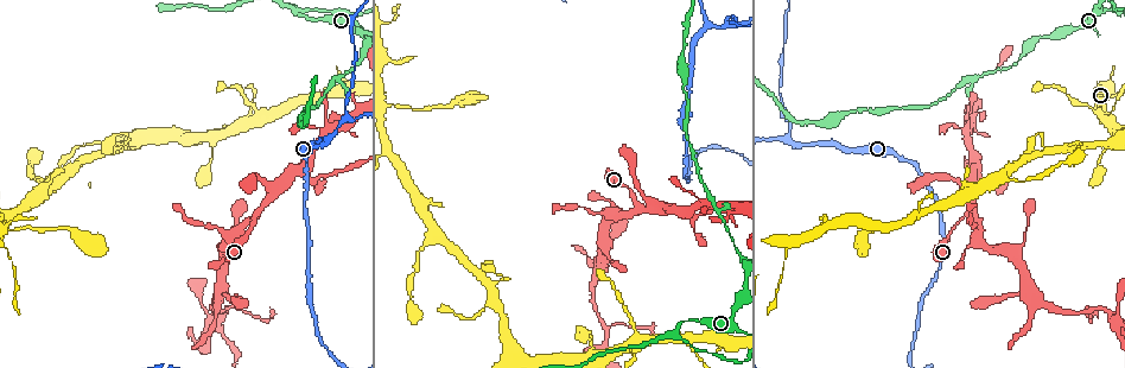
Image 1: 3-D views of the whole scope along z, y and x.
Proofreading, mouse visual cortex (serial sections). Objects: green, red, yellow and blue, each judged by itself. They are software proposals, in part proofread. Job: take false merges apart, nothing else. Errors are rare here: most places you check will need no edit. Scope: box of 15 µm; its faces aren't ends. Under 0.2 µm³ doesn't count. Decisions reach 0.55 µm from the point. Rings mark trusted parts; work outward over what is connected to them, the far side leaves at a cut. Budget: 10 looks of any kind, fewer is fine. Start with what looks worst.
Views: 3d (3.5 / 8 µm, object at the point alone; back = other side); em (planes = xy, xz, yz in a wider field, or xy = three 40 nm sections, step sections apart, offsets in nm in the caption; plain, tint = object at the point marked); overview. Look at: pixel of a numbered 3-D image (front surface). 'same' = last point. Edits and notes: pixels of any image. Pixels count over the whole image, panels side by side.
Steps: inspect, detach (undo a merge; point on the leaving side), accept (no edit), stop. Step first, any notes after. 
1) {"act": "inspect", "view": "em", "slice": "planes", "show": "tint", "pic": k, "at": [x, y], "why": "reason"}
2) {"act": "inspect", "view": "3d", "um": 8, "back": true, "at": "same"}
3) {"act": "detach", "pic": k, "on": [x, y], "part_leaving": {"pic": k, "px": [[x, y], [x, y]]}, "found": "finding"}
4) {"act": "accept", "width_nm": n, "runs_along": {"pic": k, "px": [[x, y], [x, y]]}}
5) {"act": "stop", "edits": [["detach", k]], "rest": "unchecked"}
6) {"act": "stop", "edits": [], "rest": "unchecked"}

{"act": "inspect", "view": "3d", "um": 3.5, "pic": 1, "at": [785, 120], "why": "arms part here"}

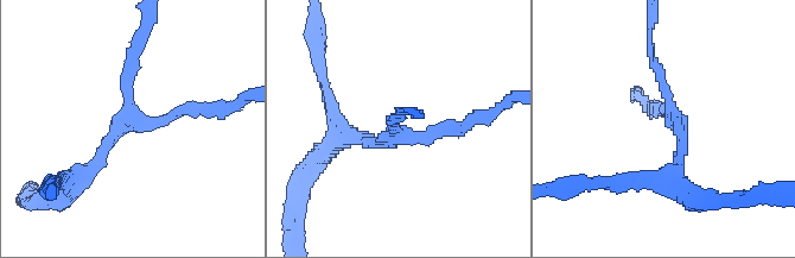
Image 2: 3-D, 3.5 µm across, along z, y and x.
{"act": "inspect", "view": "em", "slice": "xy", "step": 1, "show": "tint", "pic": 2, "at": [125, 123], "arms": 3, "arm_widths_nm": [150, 150, 250], "why": "shape alone is not enough"}

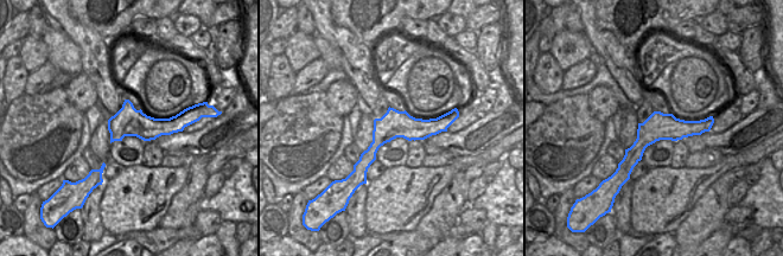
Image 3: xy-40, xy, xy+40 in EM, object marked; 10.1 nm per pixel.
{"act": "accept", "found": "continuous, no second cell"}

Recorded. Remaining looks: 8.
{"act": "inspect", "view": "3d", "um": 3.5, "back": true, "pic": 1, "at": [1097, 11], "why": "three arms meet"}

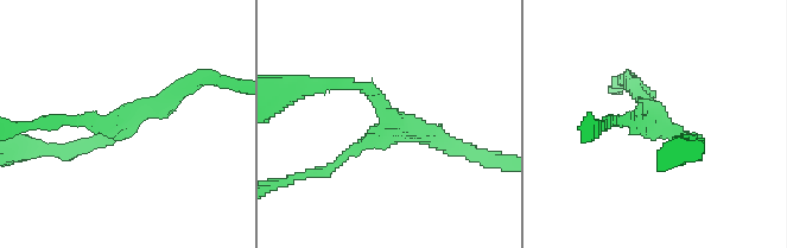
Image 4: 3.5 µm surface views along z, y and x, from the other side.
{"act": "inspect", "view": "em", "slice": "xy", "step": 5, "show": "tint", "pic": 4, "at": [656, 124], "arms": 3, "arm_widths_nm": [150, 150, 250]}

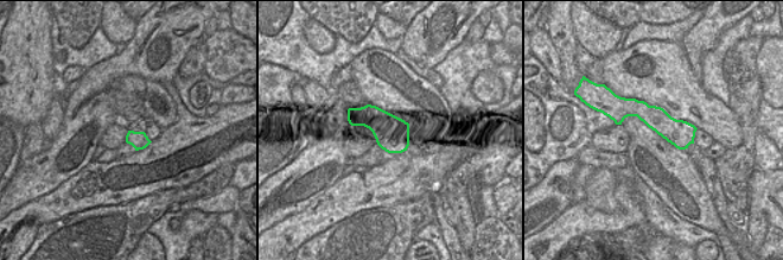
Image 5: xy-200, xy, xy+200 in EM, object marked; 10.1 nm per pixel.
{"act": "accept", "found": "one cell here"}

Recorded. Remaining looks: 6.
{"act": "inspect", "view": "em", "slice": "xy", "step": 5, "show": "tint", "pic": 1, "at": [952, 233], "why": "calibre changes"}

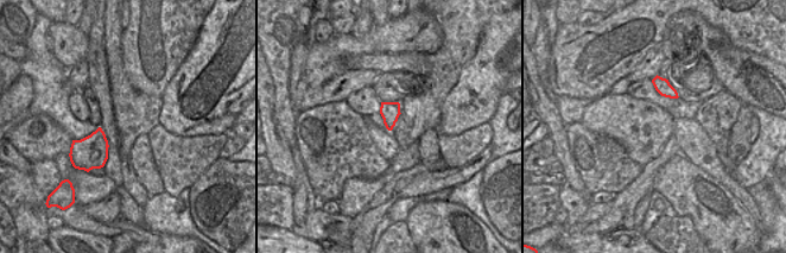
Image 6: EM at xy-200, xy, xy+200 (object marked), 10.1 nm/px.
{"act": "inspect", "view": "3d", "um": 3.5, "at": "same", "why": "wider look"}

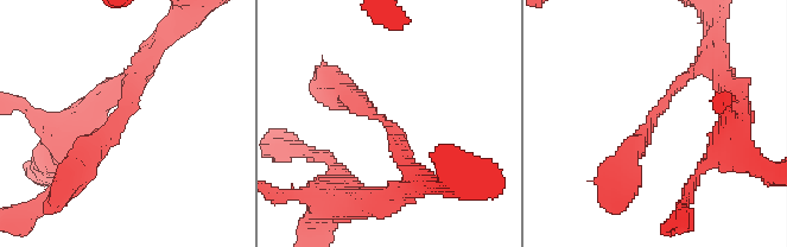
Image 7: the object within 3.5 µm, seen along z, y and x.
{"act": "accept", "width_nm": 190, "runs_along": {"pic": 7, "px": [[624, 177], [652, 115], [704, 64]]}, "found": "one cell here"}

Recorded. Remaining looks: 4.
{"act": "inspect", "view": "3d", "um": 3.5, "pic": 1, "at": [976, 170], "why": "arms part here"}

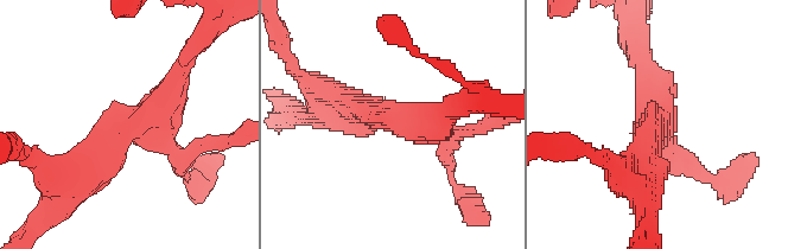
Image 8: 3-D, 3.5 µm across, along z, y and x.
{"act": "inspect", "view": "em", "slice": "planes", "show": "tint", "pic": 8, "at": [415, 124], "arms": 3, "arm_widths_nm": [200, 300, 450], "why": "need the tissue"}

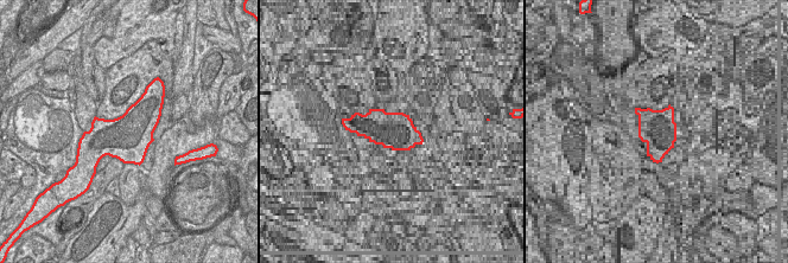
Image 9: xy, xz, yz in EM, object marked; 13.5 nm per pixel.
{"act": "inspect", "view": "em", "slice": "xy", "step": 2, "show": "tint", "at": "same", "why": "cut it another way"}

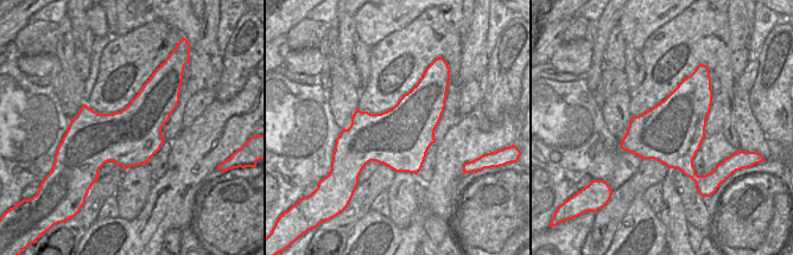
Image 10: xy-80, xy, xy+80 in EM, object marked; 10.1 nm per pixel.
{"act": "accept", "found": "continuous, no second cell"}

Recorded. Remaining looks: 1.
{"act": "stop", "edits": [], "rest": "unchecked"}

